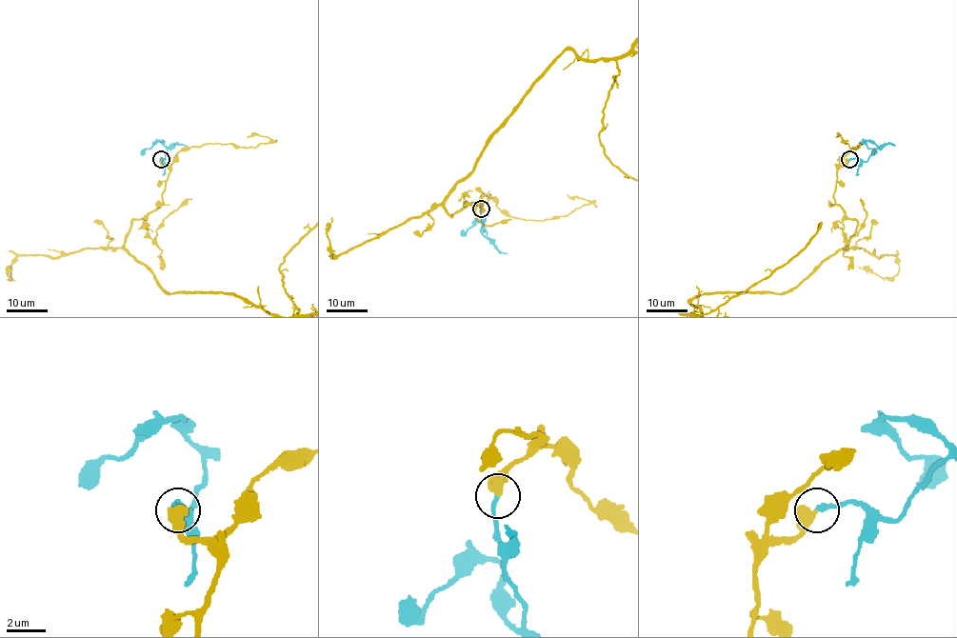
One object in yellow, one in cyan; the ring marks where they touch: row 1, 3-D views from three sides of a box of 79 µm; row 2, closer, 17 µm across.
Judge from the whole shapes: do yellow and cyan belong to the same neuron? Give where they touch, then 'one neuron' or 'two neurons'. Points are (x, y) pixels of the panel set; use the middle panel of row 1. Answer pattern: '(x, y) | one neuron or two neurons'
(481, 209) | one neuron

